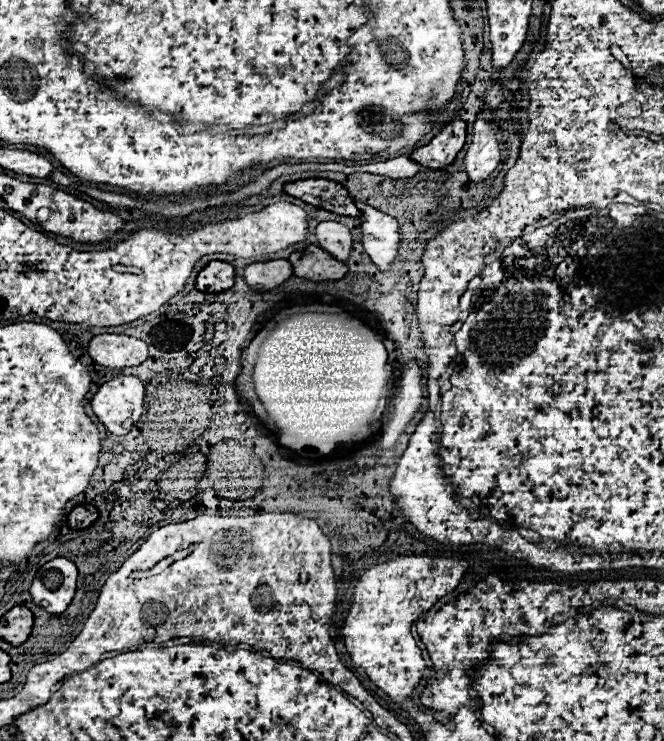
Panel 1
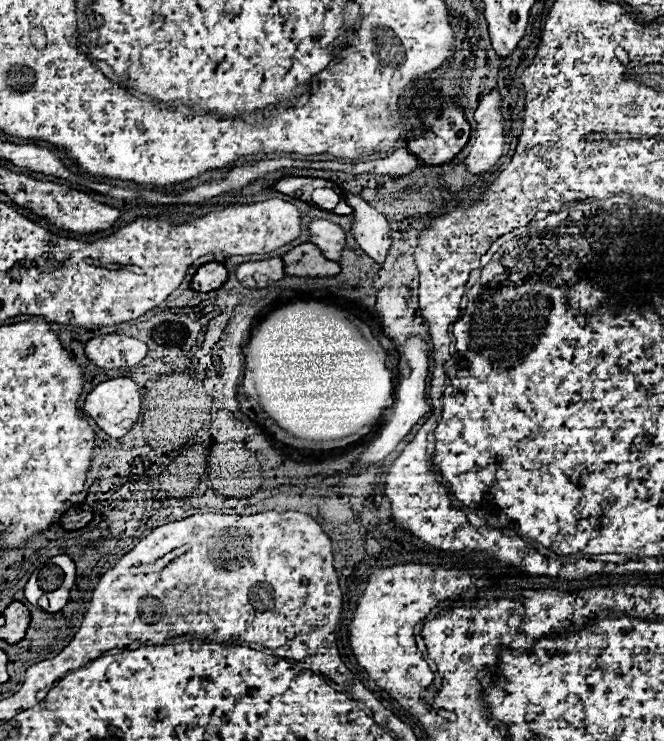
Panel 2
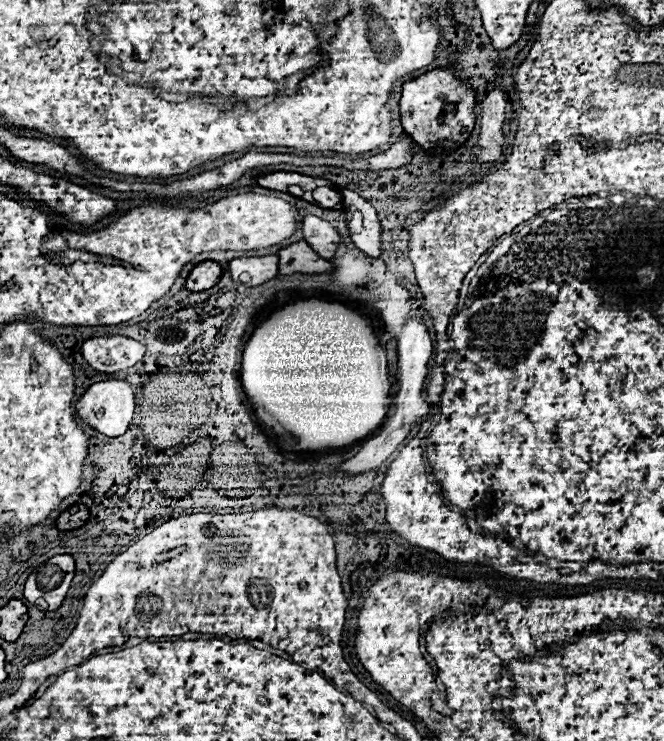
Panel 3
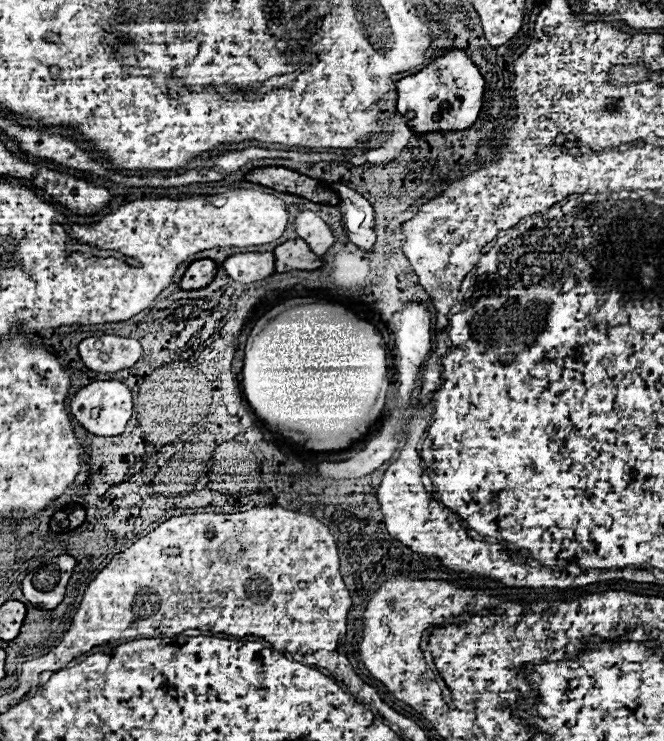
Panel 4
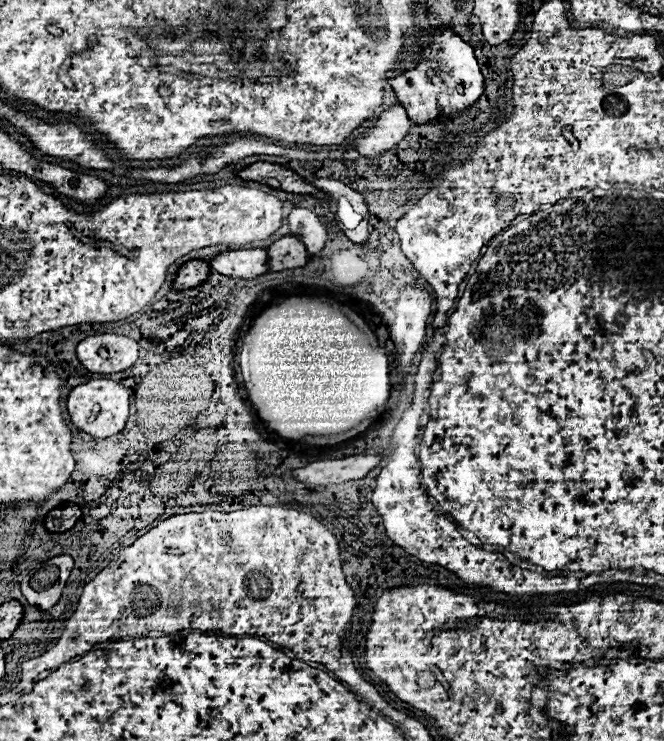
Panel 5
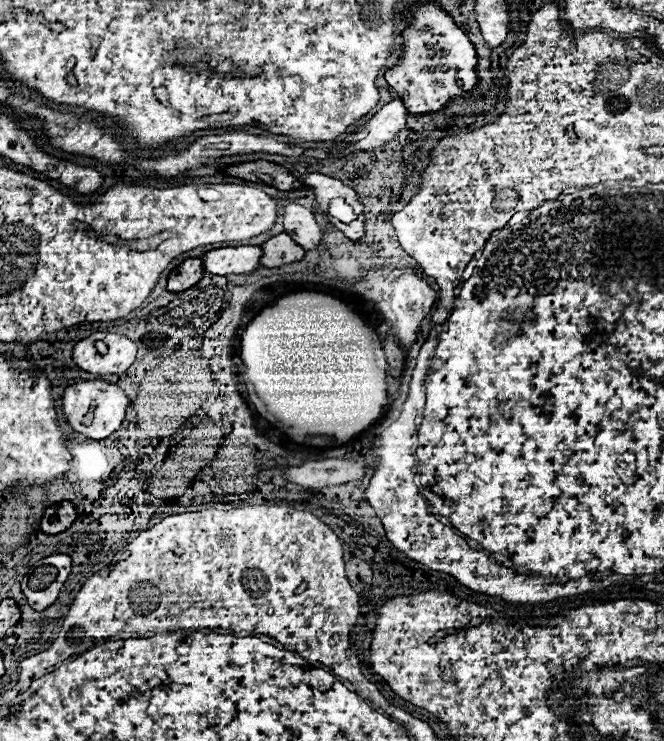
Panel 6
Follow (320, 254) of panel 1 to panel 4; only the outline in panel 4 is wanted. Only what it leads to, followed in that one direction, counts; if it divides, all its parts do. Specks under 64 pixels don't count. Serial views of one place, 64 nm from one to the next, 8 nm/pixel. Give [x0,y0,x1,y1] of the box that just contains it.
[274,240,322,272]

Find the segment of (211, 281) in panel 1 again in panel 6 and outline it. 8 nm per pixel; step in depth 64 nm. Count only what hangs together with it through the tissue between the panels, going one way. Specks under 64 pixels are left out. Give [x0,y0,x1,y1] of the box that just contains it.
[168,258,204,292]

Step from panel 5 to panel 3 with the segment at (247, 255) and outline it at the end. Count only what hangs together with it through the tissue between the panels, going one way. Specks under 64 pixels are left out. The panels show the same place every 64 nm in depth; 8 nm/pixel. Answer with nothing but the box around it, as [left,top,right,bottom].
[228,256,278,286]

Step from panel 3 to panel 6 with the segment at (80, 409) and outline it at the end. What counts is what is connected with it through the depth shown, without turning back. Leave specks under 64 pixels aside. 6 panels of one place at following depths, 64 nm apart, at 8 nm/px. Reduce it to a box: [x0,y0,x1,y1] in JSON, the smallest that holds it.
[62,380,128,440]

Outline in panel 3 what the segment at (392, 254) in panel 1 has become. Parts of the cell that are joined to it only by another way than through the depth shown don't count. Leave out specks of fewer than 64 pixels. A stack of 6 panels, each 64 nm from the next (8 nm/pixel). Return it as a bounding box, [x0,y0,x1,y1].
[340,190,382,258]

